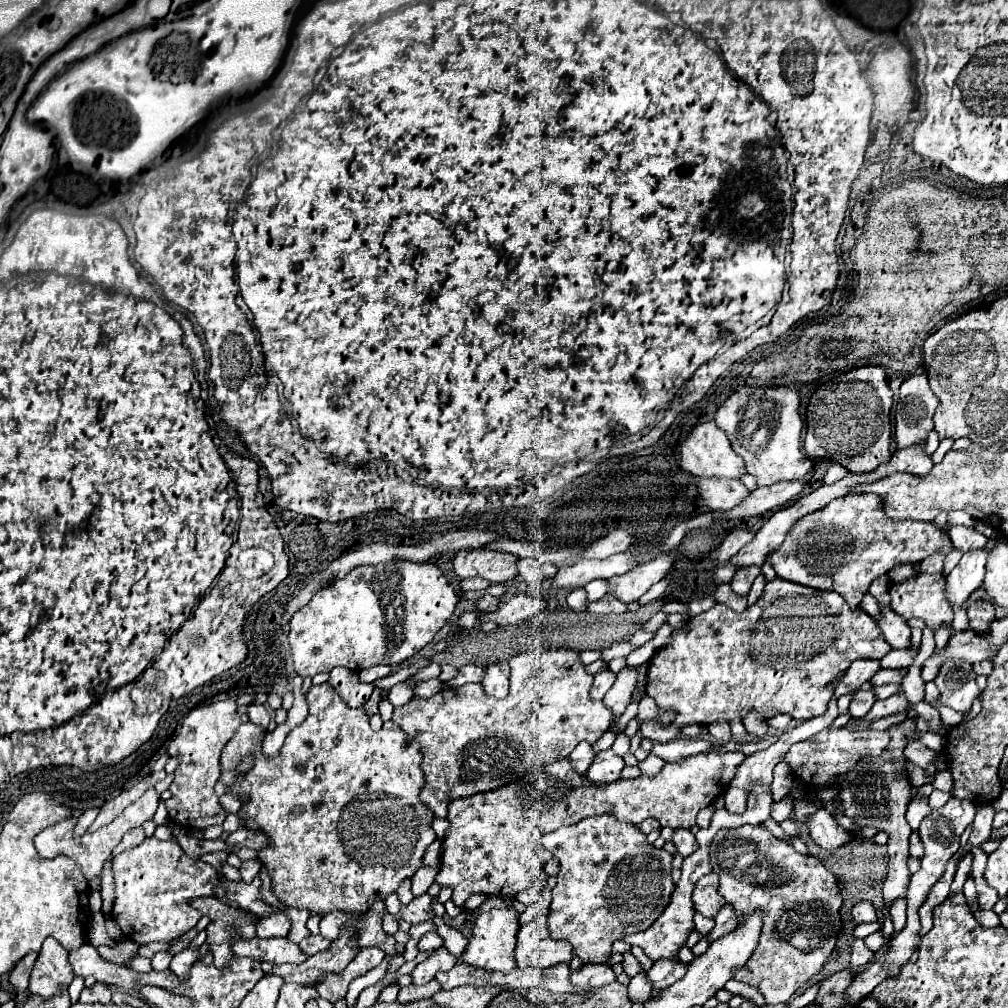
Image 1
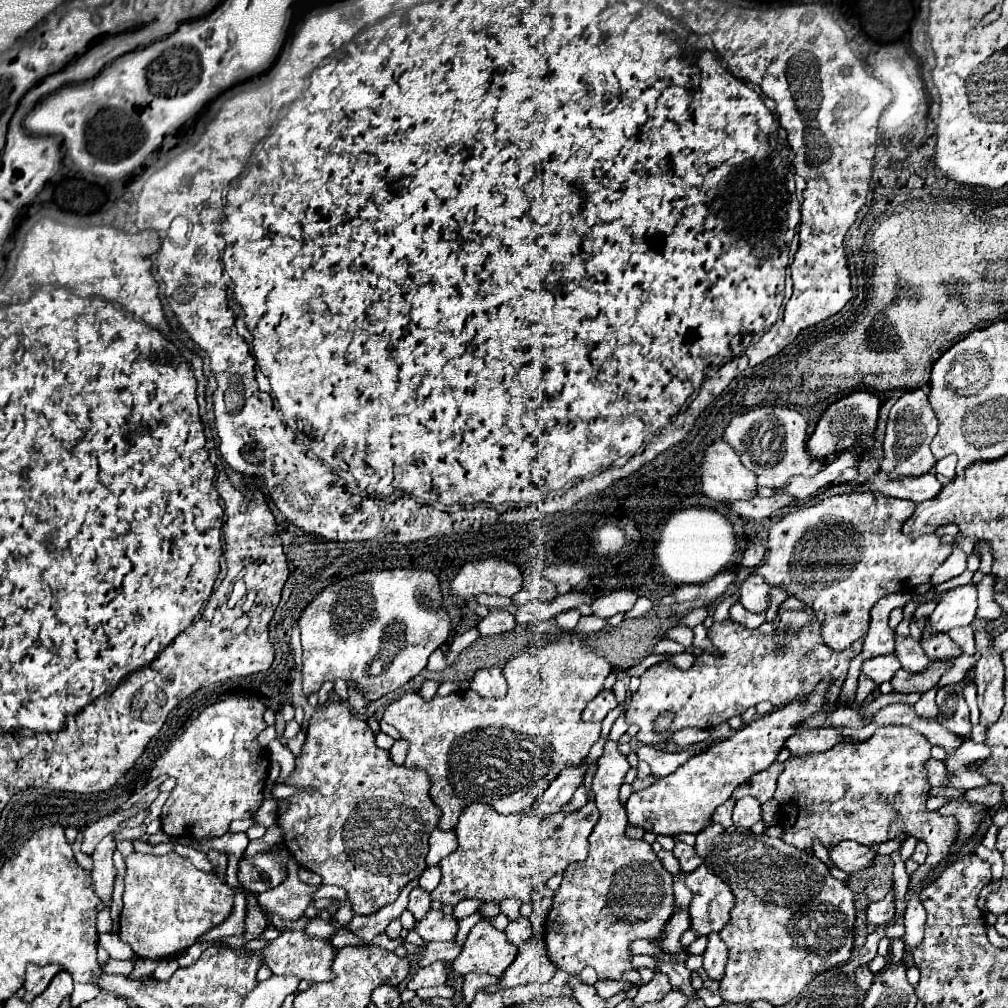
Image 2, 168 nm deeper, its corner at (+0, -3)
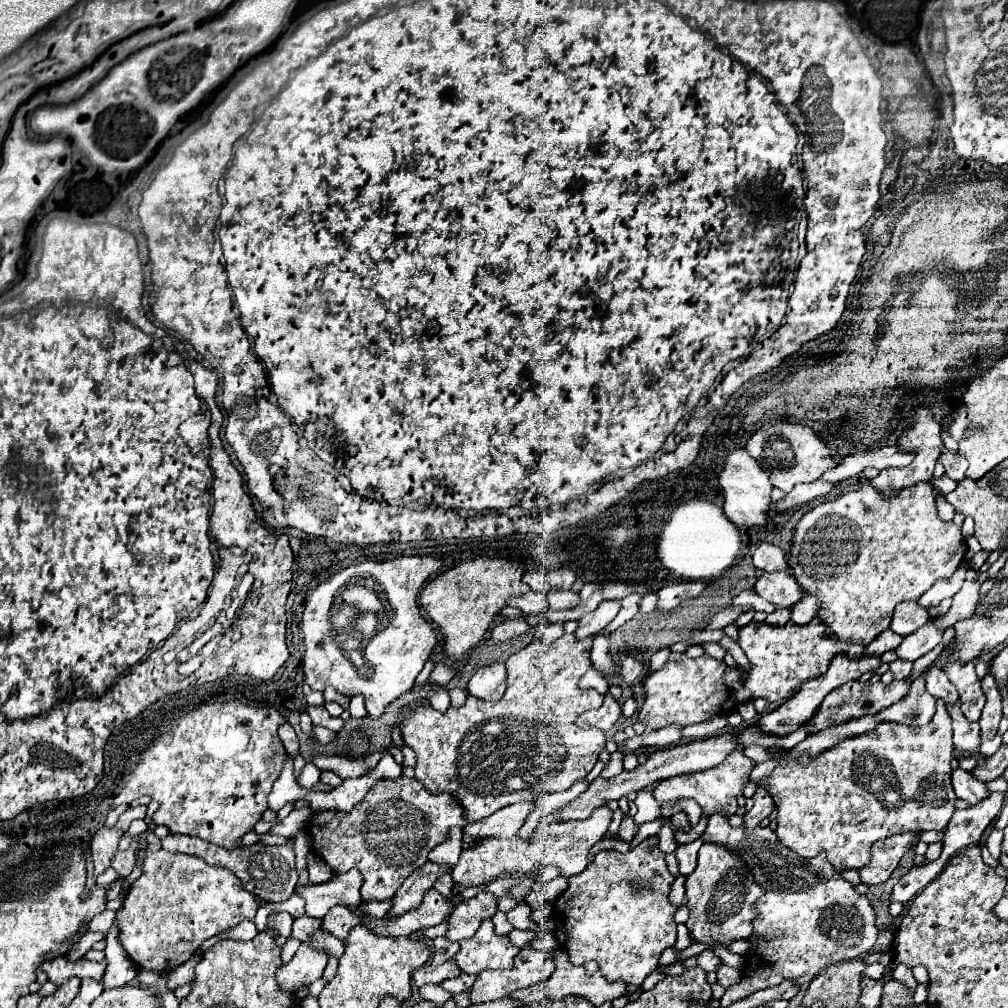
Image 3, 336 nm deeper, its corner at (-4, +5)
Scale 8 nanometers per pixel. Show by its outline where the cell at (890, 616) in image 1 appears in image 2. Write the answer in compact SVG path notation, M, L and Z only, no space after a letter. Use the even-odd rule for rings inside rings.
M895 634L895 654L907 672L919 672L929 664L929 658L925 656L919 640L911 636Z

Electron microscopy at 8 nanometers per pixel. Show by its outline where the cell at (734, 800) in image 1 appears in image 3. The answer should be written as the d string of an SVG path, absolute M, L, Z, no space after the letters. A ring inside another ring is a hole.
M757 788L757 792L753 794L753 802L755 802L753 808L743 816L743 822L745 822L747 828L757 828L759 822L763 818L767 818L775 808L775 804L769 798L769 792L765 788Z

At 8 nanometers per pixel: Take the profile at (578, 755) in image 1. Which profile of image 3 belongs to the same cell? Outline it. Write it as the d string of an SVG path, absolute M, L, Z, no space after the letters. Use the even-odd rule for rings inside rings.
M533 796L531 802L521 802L515 806L507 806L497 810L493 816L473 822L463 828L463 850L477 844L483 838L513 838L517 830L523 826L527 814L535 808L535 800L539 796Z

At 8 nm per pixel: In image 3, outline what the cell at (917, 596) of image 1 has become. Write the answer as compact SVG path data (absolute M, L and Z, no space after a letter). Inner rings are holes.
M947 662L945 674L949 682L957 688L959 698L961 698L961 712L969 722L977 722L981 716L981 710L985 706L985 694L981 690L981 682L975 674L975 664L957 664L957 662Z

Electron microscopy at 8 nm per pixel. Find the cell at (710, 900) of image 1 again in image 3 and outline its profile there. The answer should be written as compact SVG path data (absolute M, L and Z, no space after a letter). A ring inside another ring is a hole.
M703 844L699 848L697 868L685 880L685 890L689 908L685 926L693 942L727 946L735 940L747 940L753 934L753 920L757 918L755 902L763 894L763 888L755 882L743 860L735 852L729 852L729 848L721 844Z

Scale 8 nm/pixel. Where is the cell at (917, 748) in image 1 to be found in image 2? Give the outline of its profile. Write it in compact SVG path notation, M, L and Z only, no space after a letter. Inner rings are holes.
M929 758L929 760L925 762L925 772L927 772L927 778L929 778L929 784L931 784L931 786L935 786L935 788L943 786L945 776L947 776L943 762L939 762L939 760L935 760L935 758Z

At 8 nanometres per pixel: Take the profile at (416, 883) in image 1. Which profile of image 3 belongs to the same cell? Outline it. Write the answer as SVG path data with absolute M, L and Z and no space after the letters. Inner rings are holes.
M429 890L419 908L405 912L397 920L379 920L379 918L371 918L371 916L361 916L361 924L375 928L379 934L409 936L415 930L441 924L453 908L455 908L455 904L451 904L445 896L441 896L437 890Z

